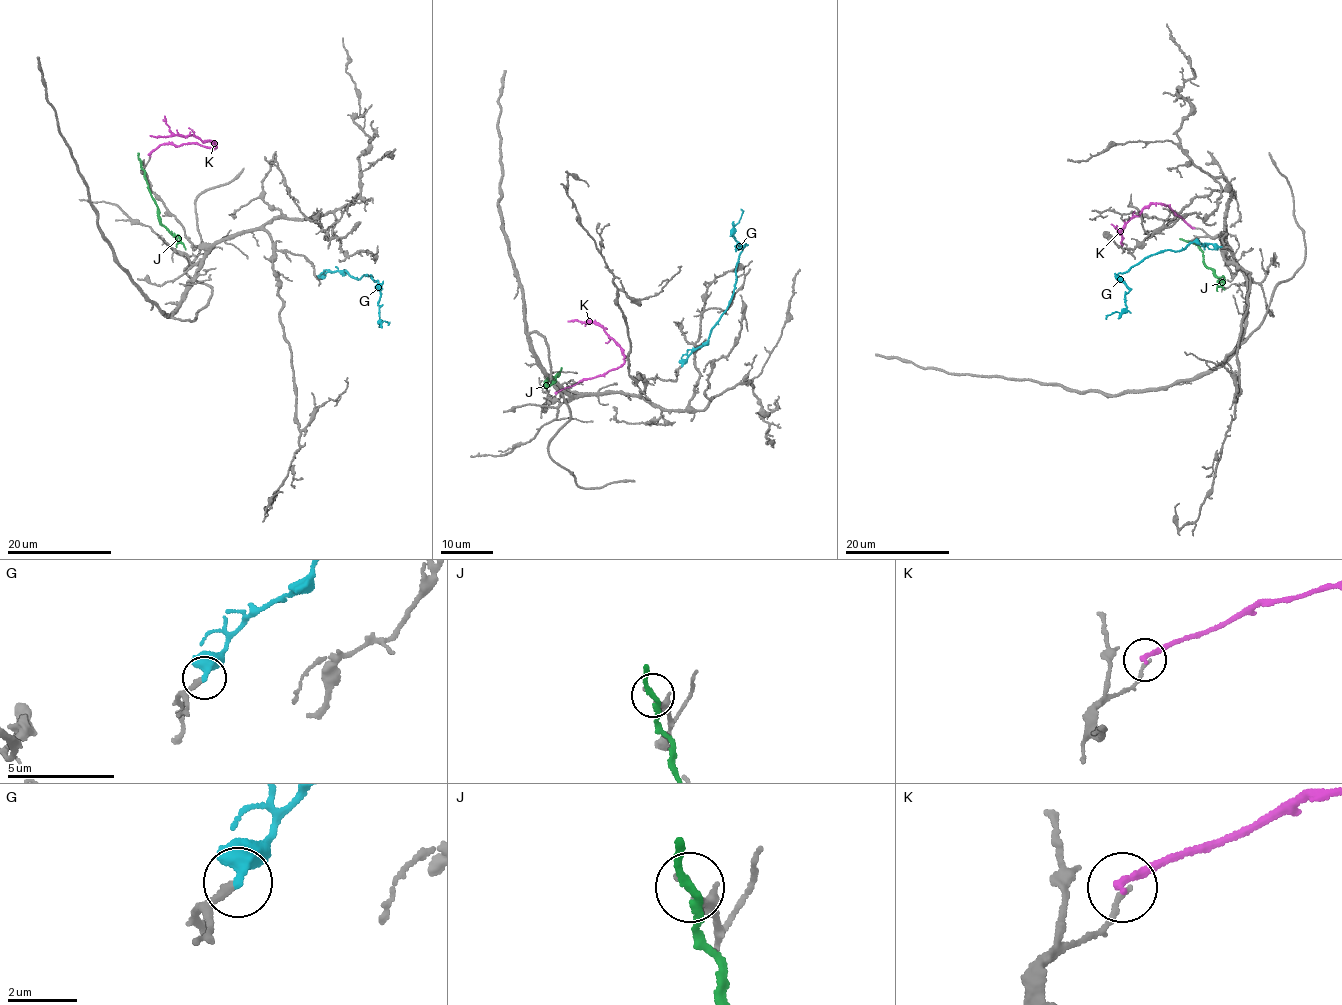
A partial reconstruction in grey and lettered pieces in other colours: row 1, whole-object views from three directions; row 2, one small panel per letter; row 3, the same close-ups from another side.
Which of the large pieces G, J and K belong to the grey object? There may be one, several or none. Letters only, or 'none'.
G

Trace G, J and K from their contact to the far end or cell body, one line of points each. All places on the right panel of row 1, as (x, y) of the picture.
G: (1221, 247), (1197, 241), (1177, 251), (1148, 256), (1119, 273), (1118, 279), (1128, 290), (1127, 308), (1106, 319)
J: (1187, 241), (1198, 245), (1206, 266), (1222, 277), (1223, 285), (1218, 286), (1217, 291)
K: (1194, 227), (1168, 204), (1157, 203), (1141, 208), (1138, 215), (1128, 219), (1121, 234), (1121, 245)

